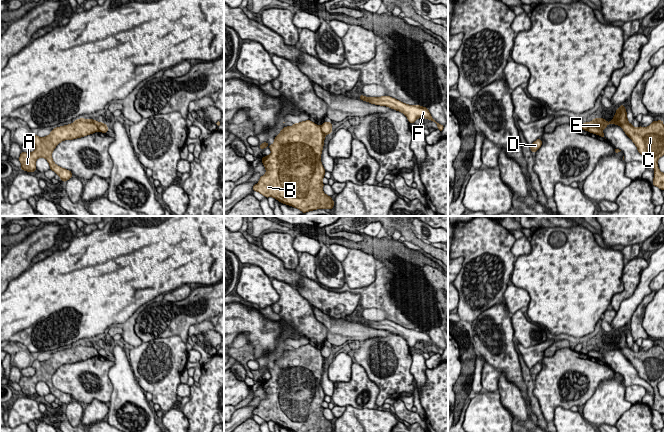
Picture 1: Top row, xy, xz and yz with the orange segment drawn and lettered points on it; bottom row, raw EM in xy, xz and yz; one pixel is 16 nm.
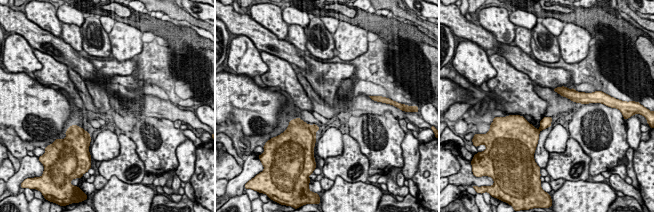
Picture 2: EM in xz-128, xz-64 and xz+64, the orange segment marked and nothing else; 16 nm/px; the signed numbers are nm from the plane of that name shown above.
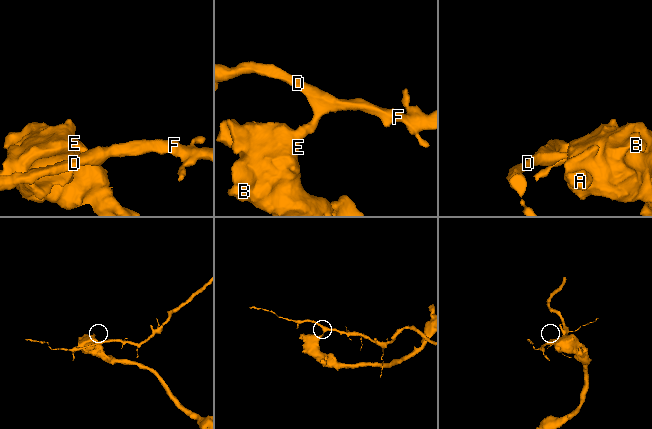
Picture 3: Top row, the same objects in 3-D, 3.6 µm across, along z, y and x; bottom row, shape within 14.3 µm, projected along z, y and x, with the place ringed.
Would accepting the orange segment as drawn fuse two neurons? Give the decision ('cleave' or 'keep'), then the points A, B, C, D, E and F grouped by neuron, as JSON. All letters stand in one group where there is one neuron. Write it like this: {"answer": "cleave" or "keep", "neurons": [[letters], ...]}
{"answer": "cleave", "neurons": [["A", "B", "C", "E"], ["D", "F"]]}

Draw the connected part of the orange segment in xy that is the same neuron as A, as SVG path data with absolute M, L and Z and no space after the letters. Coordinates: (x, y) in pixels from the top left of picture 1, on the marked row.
M77 119L72 124L56 127L51 133L43 138L34 135L32 143L36 146L33 152L22 152L19 157L21 169L27 172L36 171L36 160L40 157L45 158L50 169L59 175L60 179L66 182L73 175L71 171L56 165L52 159L52 152L55 147L64 140L72 140L84 137L99 131L98 122L92 119Z

